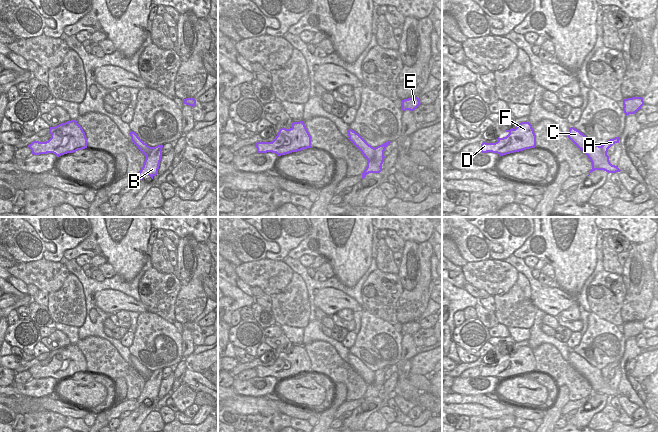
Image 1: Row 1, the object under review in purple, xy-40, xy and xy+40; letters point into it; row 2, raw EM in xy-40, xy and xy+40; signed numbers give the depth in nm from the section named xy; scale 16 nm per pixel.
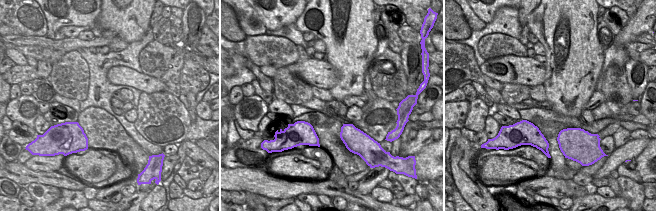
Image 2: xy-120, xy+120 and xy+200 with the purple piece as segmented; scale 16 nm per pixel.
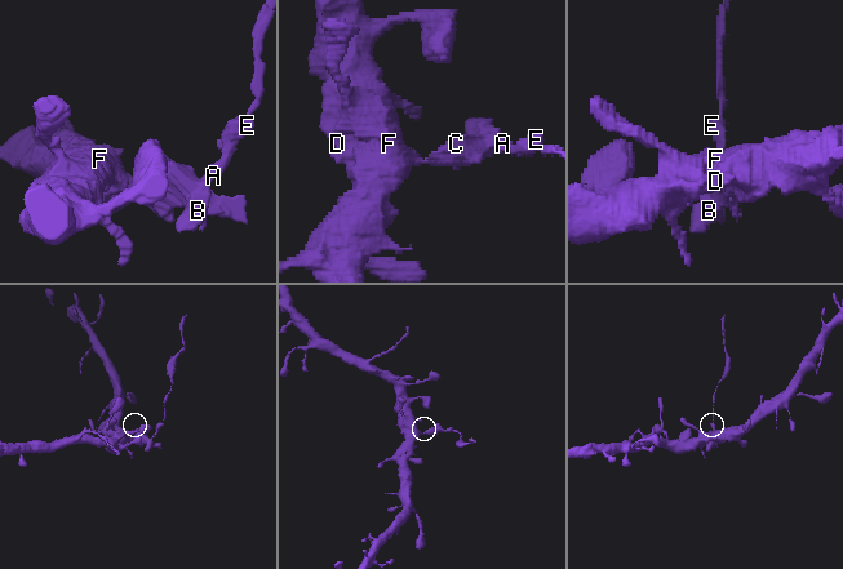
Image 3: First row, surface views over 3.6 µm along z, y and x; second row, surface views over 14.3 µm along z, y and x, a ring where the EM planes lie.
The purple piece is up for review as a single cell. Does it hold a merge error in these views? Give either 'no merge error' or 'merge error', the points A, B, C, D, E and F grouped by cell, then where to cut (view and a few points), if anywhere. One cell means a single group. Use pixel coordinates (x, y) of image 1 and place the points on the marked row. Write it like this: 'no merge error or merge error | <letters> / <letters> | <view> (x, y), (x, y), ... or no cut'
merge error | A B E / C D F | xy (375, 148), (375, 156), (368, 161)

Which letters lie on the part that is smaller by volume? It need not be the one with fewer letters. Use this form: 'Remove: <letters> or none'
Remove: A, B, E

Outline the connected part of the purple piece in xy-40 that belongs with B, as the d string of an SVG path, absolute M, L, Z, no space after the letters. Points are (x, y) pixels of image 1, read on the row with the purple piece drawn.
M157 145L152 148L151 153L146 157L143 167L140 172L137 174L138 183L146 175L149 175L152 179L158 174L158 169L162 157L162 148L163 145Z

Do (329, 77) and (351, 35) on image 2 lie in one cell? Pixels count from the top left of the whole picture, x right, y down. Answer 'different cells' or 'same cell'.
different cells

